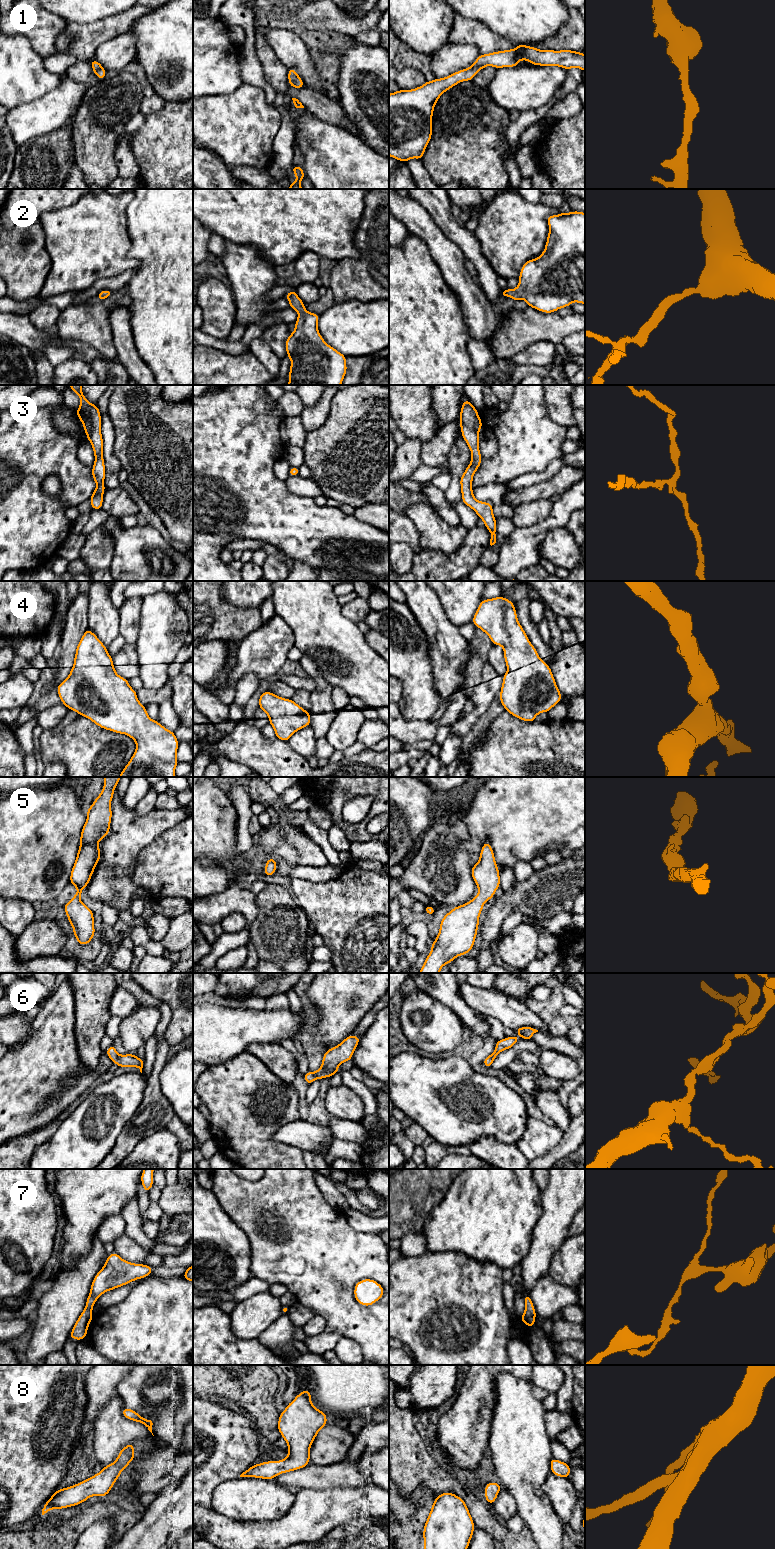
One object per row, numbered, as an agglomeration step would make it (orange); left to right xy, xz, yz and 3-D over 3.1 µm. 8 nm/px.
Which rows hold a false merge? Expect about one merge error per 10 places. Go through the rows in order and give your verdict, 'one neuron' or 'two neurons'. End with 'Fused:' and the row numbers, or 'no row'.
1: one neuron
2: one neuron
3: one neuron
4: one neuron
5: one neuron
6: one neuron
7: one neuron
8: one neuron
Fused: no row

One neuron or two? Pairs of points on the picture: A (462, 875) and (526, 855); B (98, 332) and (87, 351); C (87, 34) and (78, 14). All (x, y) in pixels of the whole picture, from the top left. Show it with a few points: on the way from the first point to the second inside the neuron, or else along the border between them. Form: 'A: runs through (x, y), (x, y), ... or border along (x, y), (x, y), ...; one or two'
A: border along (459, 846), (467, 852), (471, 867); two
B: border along (67, 340), (82, 341), (91, 345), (106, 358); two
C: border along (105, 17), (87, 23), (67, 23); two

